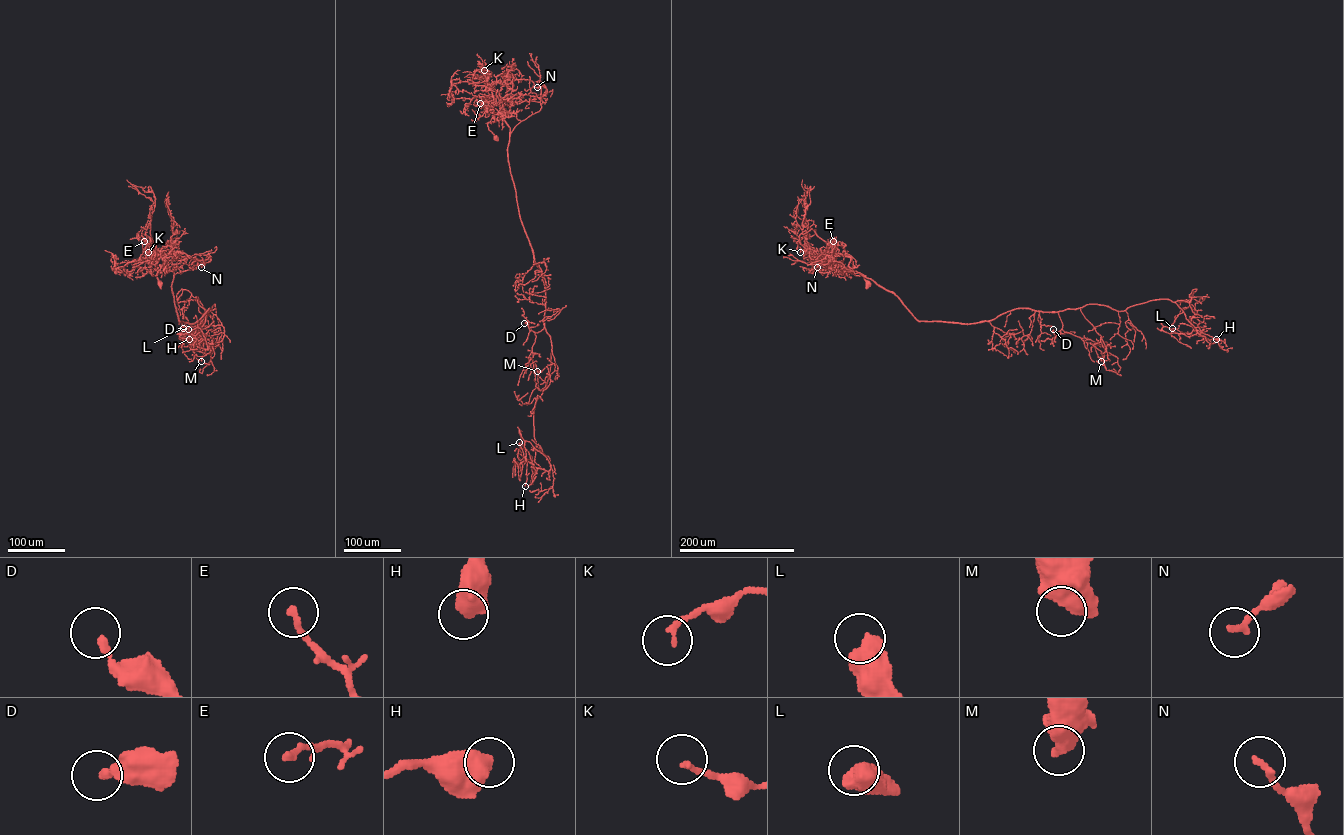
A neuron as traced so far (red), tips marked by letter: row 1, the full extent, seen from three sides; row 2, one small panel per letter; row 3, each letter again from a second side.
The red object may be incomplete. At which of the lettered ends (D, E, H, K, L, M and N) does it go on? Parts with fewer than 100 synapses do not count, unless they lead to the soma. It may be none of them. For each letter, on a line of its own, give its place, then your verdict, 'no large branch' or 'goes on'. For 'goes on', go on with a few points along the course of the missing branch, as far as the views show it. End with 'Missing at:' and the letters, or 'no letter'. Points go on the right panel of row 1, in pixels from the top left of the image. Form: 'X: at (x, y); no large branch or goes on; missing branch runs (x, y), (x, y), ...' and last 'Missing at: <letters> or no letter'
D: at (1053, 329); no large branch
E: at (833, 241); no large branch
H: at (1216, 339); no large branch
K: at (800, 252); no large branch
L: at (1172, 328); no large branch
M: at (1101, 361); no large branch
N: at (817, 267); no large branch
Missing at: no letter

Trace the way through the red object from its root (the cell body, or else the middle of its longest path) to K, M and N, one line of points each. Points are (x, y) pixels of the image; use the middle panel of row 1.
K: (496, 138), (487, 125), (495, 118), (493, 96), (485, 74), (489, 71), (484, 70)
M: (496, 138), (487, 124), (502, 119), (519, 218), (545, 287), (544, 327), (557, 370), (552, 363), (537, 371)
N: (496, 138), (487, 124), (495, 121), (507, 85), (514, 80), (527, 79), (537, 87)

